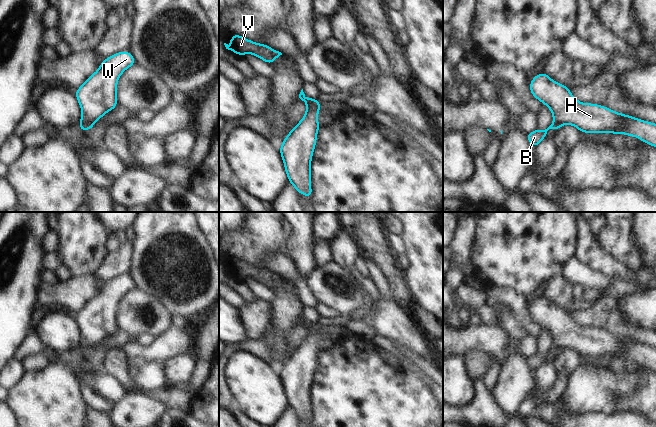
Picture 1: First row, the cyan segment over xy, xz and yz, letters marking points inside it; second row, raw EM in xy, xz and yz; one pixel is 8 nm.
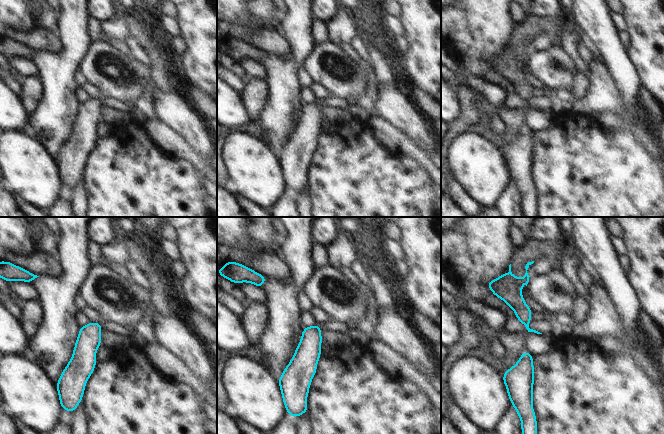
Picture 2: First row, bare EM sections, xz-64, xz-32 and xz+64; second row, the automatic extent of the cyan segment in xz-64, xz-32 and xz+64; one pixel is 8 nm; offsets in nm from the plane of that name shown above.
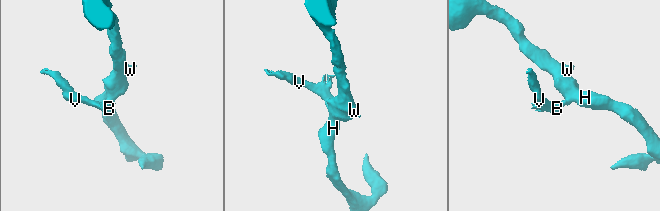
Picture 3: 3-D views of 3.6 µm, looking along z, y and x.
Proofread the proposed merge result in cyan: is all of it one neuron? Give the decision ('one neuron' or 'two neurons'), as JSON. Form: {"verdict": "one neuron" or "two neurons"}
{"verdict": "two neurons"}

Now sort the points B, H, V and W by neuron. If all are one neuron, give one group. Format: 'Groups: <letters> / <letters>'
Groups: B V / H W

